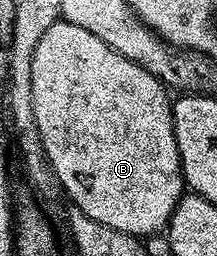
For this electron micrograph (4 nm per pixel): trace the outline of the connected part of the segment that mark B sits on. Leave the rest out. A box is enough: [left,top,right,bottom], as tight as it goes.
[33,19,185,239]

